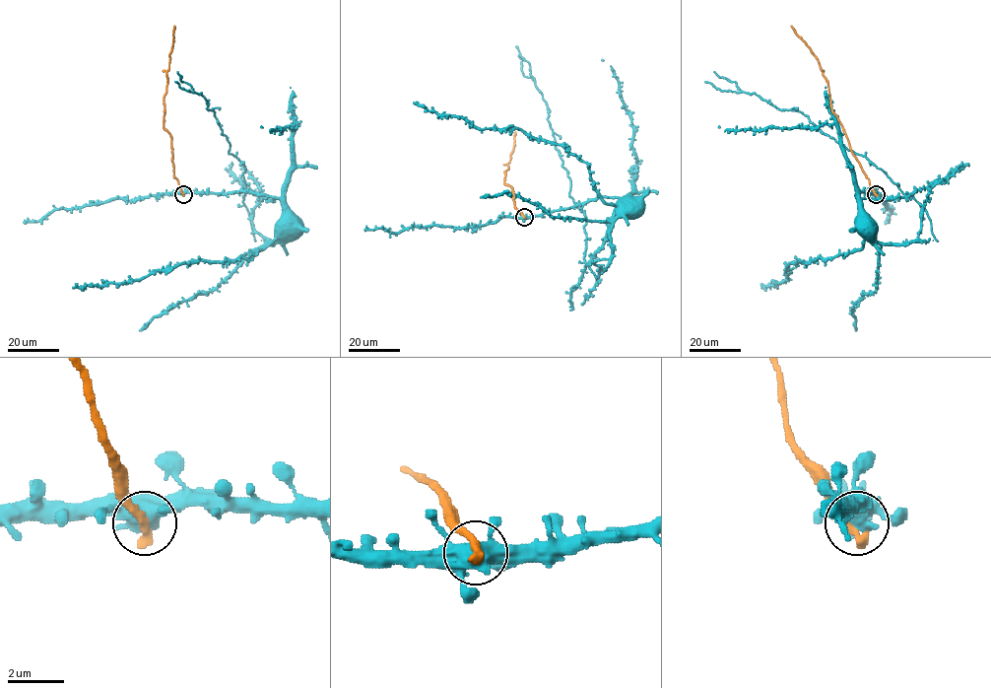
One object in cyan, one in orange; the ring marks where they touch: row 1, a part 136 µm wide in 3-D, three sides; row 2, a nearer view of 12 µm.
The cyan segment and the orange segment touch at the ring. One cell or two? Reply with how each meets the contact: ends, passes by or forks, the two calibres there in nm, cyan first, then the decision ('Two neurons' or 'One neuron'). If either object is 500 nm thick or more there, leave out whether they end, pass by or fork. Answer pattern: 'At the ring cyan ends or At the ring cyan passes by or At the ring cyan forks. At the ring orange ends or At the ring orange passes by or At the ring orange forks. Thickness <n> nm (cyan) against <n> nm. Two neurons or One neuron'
Thickness 500 nm (cyan) against 420 nm. Two neurons

